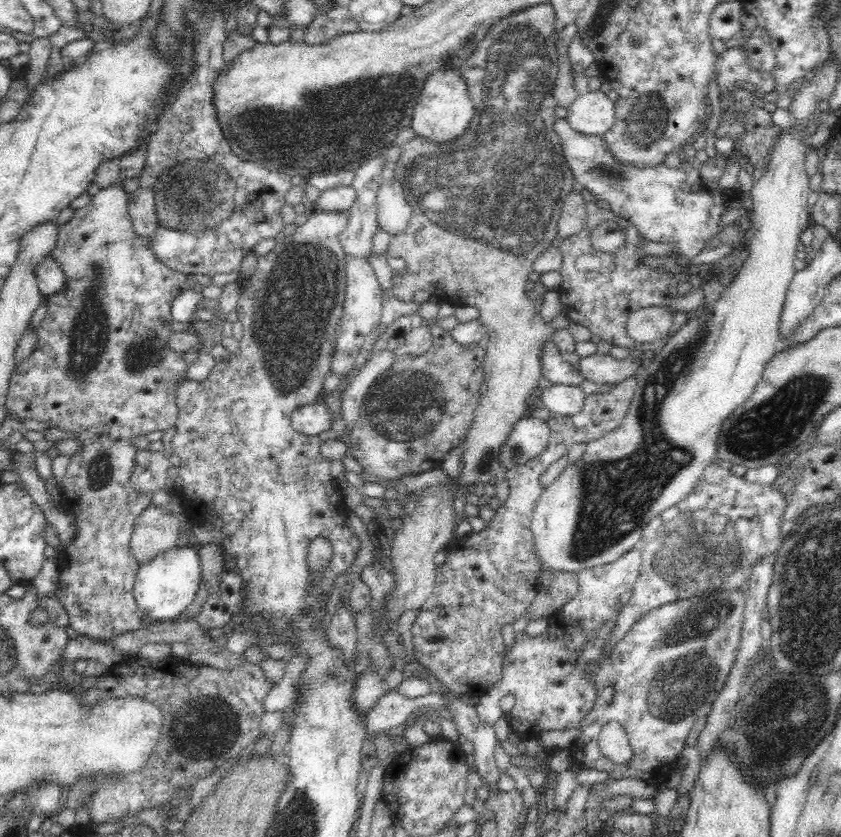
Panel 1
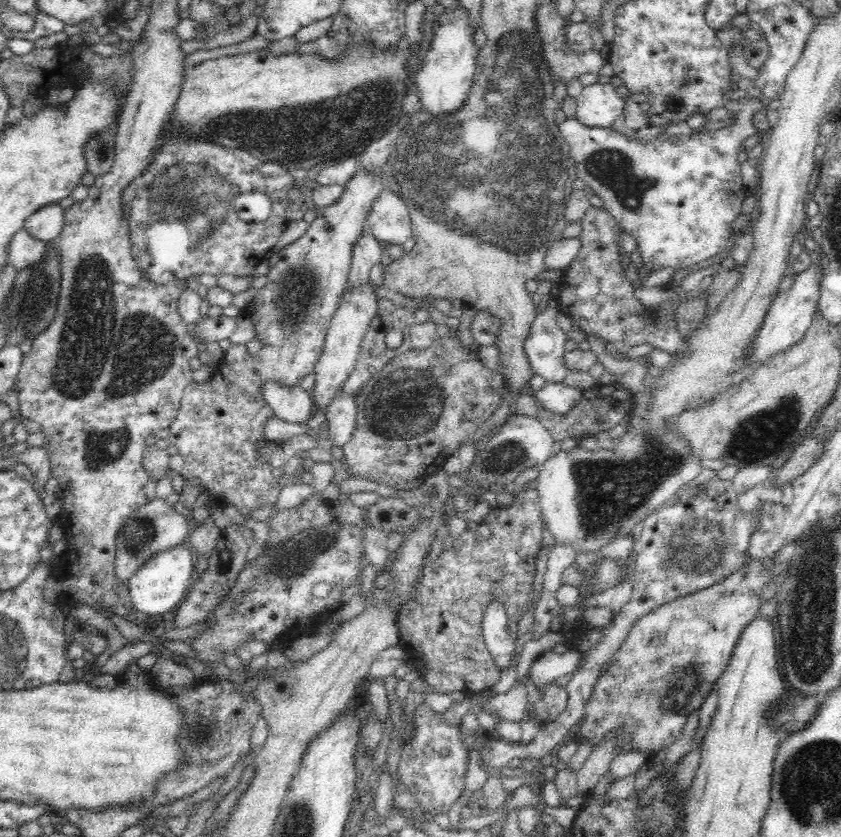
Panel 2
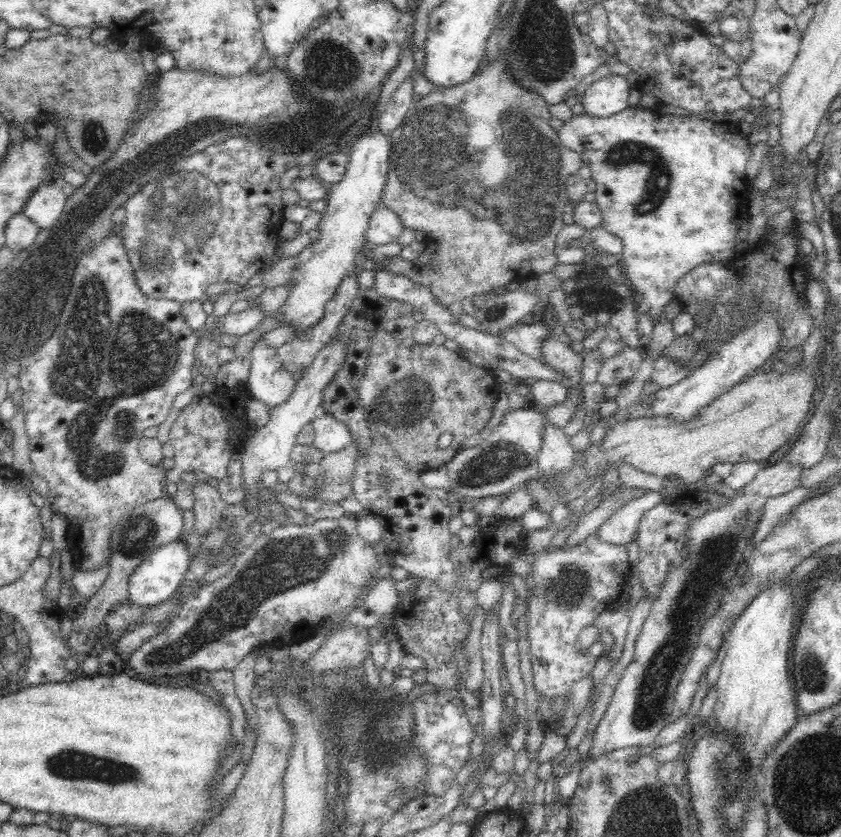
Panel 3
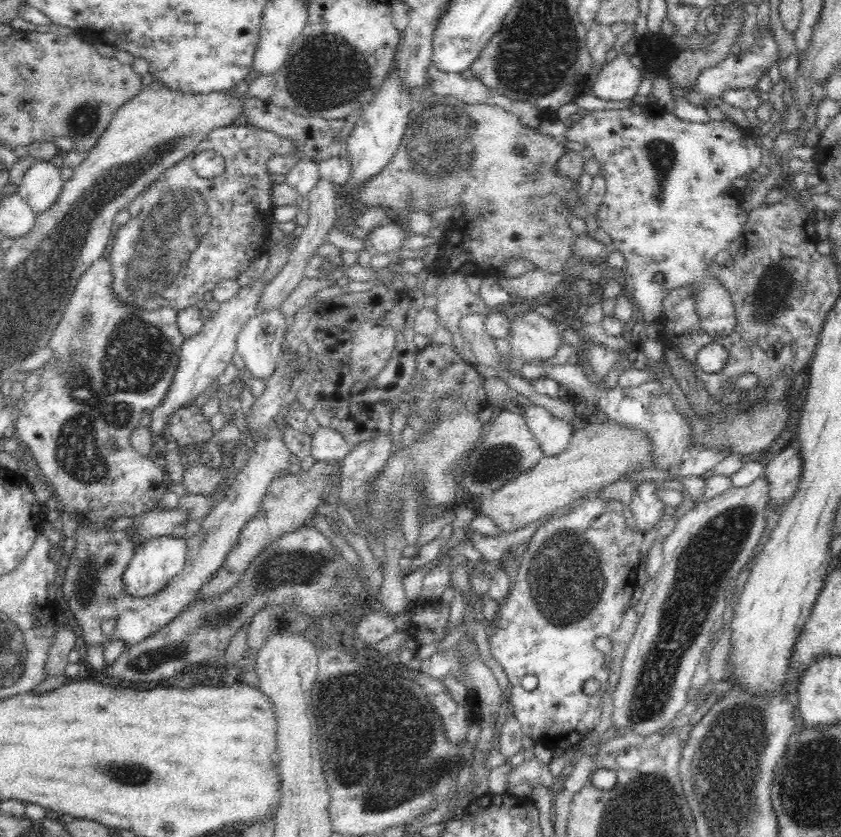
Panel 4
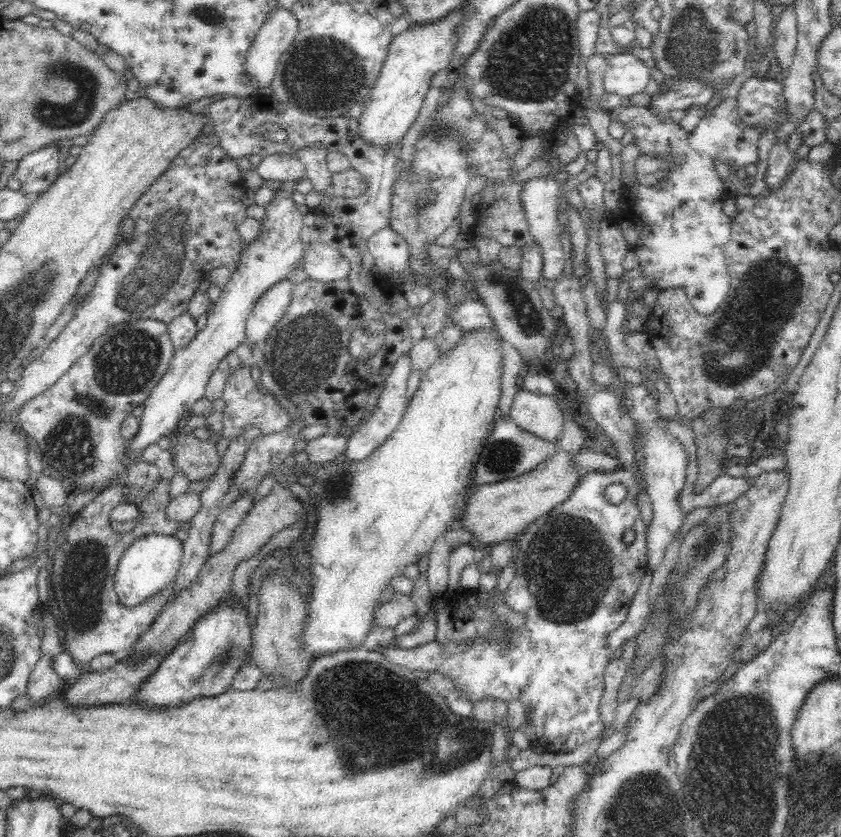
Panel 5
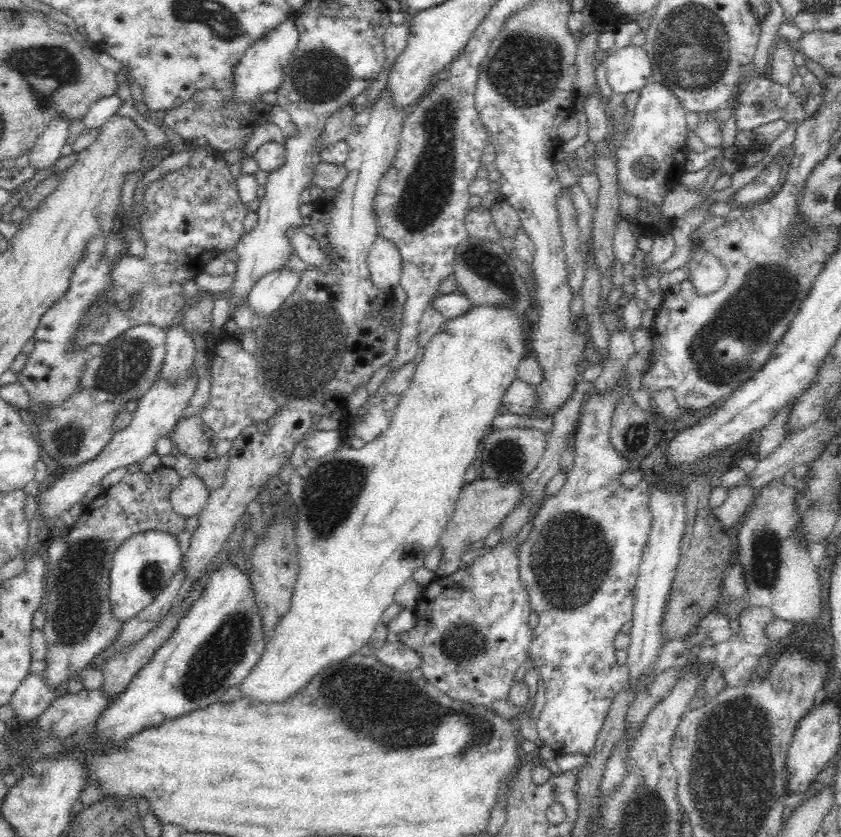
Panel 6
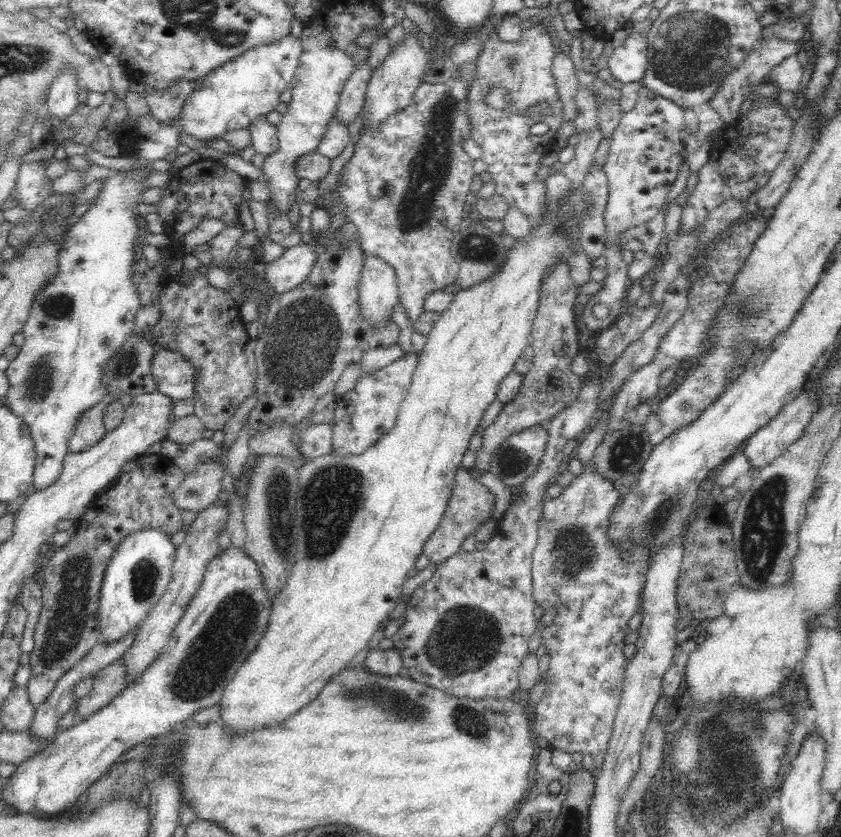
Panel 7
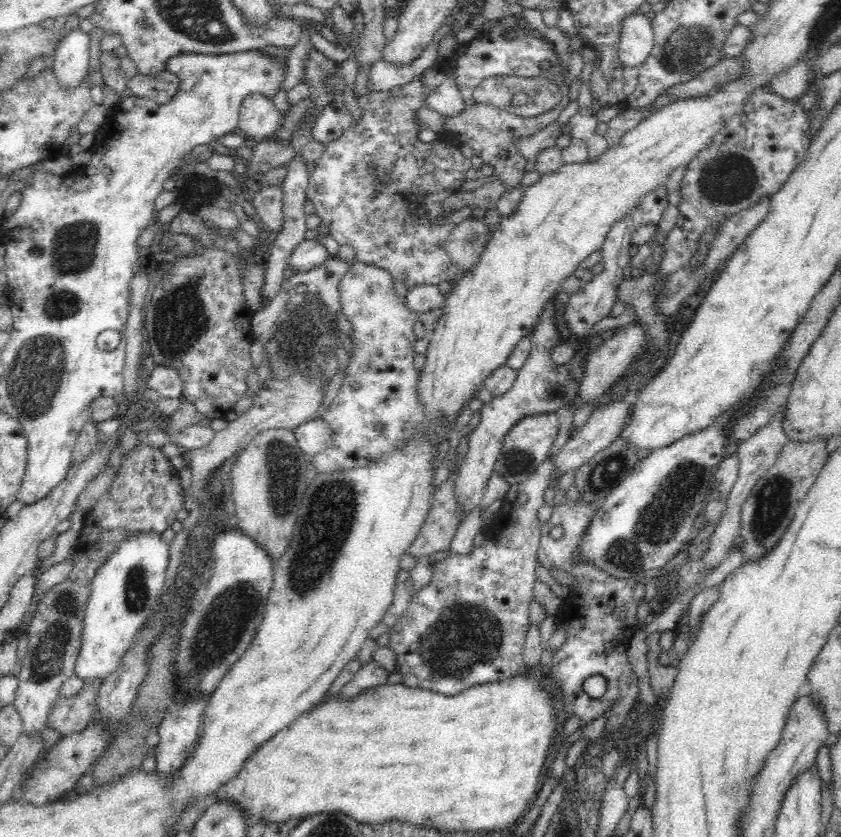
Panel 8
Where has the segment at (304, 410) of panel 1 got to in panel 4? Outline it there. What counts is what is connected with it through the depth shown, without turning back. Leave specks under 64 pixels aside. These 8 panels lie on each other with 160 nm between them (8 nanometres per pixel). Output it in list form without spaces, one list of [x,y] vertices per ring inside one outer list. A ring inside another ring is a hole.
[[[280,307],[253,315],[237,334],[237,354],[245,360],[252,376],[268,380],[283,348],[288,317]]]

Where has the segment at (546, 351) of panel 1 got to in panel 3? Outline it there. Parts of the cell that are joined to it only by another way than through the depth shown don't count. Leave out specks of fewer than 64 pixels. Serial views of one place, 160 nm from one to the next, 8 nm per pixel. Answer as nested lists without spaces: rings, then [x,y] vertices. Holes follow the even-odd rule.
[[[545,318],[545,322],[540,320],[530,324],[518,322],[516,325],[508,326],[506,330],[500,330],[498,336],[517,346],[522,352],[526,352],[528,356],[533,356],[536,360],[539,360],[542,359],[540,340],[544,336],[549,336],[548,328],[543,323],[547,323],[547,318]]]

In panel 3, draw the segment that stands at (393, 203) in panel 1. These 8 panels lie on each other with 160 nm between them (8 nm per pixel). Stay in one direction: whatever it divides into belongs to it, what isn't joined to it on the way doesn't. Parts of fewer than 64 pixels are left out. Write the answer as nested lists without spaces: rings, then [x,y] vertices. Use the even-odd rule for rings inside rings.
[[[379,203],[370,218],[365,238],[370,244],[388,245],[397,242],[404,229],[400,218]]]

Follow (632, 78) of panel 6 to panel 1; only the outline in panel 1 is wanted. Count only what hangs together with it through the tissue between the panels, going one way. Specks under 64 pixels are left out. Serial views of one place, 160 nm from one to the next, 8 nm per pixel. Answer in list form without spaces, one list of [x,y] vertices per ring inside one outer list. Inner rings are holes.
[[[588,90],[567,108],[565,119],[582,134],[603,135],[615,121],[615,102],[606,93]]]

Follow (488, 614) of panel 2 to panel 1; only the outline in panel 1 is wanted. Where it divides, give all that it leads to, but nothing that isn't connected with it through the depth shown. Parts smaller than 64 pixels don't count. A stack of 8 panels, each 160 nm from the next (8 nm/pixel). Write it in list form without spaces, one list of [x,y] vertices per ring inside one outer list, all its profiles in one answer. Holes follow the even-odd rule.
[[[632,546],[626,550],[620,558],[612,560],[608,564],[598,564],[592,568],[580,568],[576,570],[578,592],[566,604],[563,604],[562,612],[552,614],[546,632],[536,637],[531,637],[525,631],[516,633],[514,644],[510,649],[505,649],[501,655],[503,676],[495,686],[492,686],[475,706],[482,723],[494,725],[502,715],[500,699],[510,693],[515,696],[514,707],[509,711],[509,725],[522,739],[537,738],[542,730],[566,730],[576,729],[582,718],[592,709],[596,700],[594,687],[595,678],[589,680],[585,674],[588,664],[601,658],[602,649],[605,648],[606,638],[610,636],[616,616],[620,612],[618,600],[625,592],[632,591],[638,578],[641,567],[641,549]],[[580,632],[586,636],[583,642],[580,640]]]

